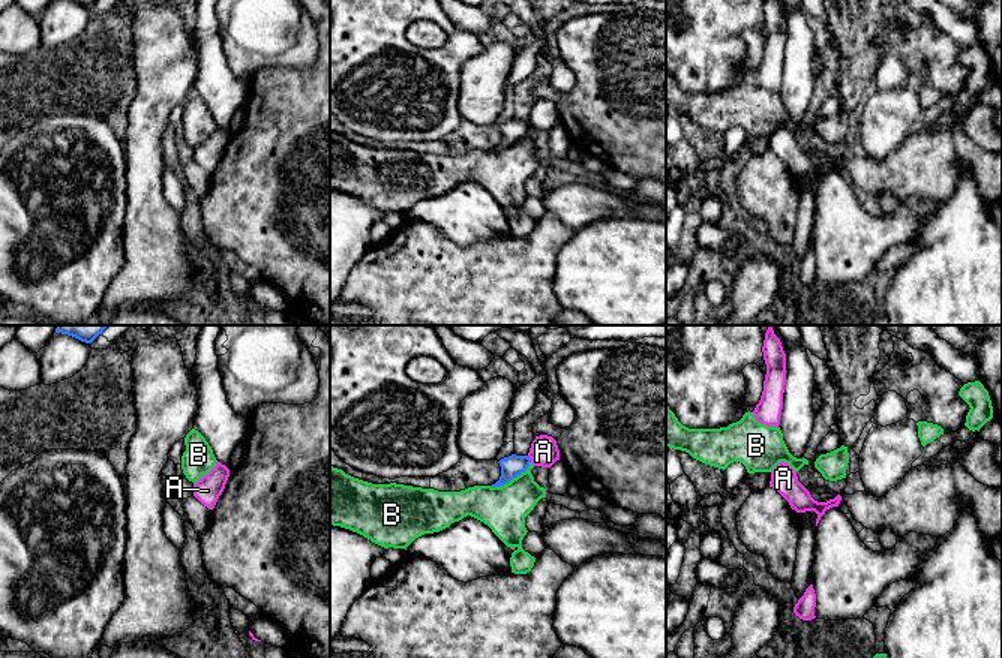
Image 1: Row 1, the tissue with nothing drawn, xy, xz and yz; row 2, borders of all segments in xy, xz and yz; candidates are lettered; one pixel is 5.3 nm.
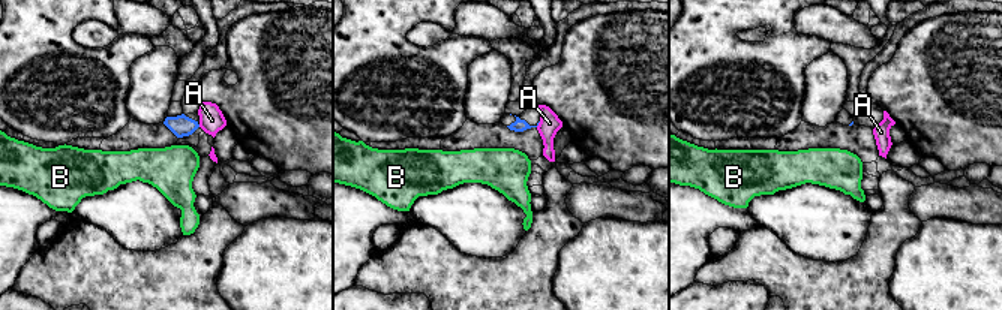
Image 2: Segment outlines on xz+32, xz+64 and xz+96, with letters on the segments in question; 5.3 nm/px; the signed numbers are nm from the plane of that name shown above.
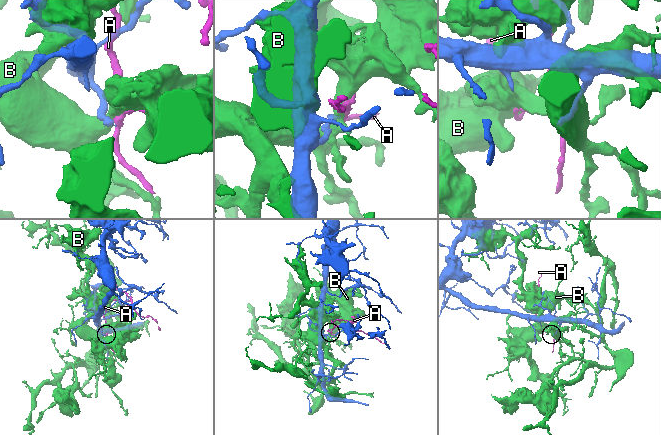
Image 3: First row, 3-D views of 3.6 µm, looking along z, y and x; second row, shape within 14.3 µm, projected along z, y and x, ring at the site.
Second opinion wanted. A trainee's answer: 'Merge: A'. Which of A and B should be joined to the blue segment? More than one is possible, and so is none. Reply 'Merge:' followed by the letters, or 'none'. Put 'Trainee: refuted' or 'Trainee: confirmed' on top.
Trainee: refuted
Merge: none

